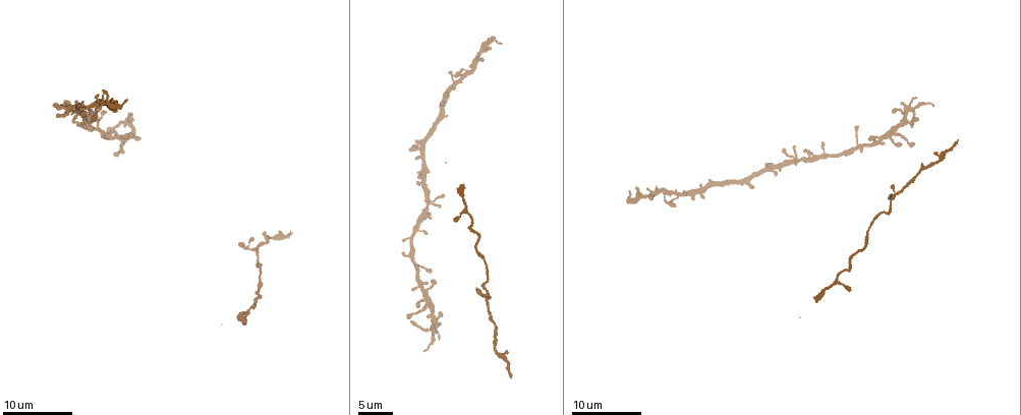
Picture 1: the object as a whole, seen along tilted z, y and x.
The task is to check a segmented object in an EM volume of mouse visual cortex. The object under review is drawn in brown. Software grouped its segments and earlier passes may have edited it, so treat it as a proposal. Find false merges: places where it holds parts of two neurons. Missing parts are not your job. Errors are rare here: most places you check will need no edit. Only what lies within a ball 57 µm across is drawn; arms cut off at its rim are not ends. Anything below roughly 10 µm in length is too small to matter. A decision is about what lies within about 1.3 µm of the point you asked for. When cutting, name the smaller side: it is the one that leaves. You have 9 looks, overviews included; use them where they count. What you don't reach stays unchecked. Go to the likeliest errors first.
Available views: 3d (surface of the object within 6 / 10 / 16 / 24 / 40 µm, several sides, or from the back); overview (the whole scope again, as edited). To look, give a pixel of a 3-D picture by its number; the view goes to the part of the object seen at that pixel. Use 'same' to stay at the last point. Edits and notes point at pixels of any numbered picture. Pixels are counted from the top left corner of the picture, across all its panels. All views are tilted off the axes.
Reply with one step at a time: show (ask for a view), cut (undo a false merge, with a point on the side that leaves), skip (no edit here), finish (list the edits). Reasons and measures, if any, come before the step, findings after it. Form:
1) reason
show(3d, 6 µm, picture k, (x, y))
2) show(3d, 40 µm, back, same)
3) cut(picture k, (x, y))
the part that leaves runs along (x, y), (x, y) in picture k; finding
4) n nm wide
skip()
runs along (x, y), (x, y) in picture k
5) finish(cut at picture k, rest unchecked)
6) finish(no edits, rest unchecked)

a fork
show(3d, 6 µm, picture 1, (897, 194))

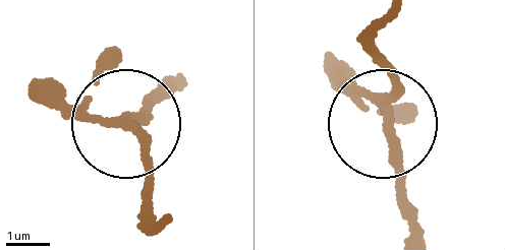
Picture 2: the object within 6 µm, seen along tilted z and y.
3 arms
skip()
one neuron here

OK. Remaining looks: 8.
calibre changes
show(3d, 10 µm, picture 1, (861, 247))

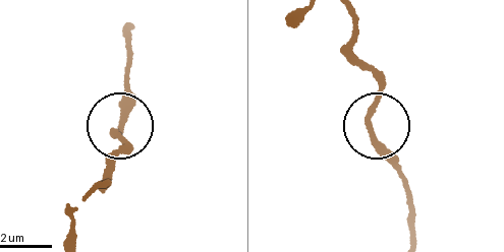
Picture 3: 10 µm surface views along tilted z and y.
show(3d, 10 µm, back, picture 3, (371, 129))

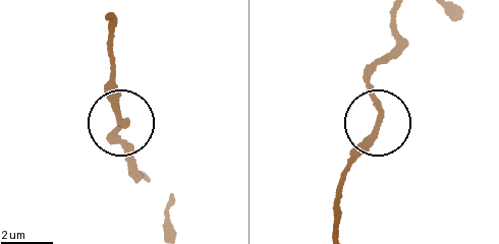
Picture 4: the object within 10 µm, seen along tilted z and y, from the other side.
skip()
all the same neuron

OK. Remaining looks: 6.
thick turns thin
show(3d, 6 µm, picture 1, (663, 190))

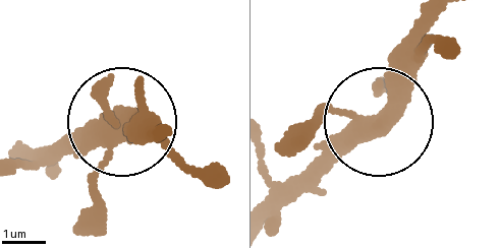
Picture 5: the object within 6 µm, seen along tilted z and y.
skip()
runs along (275, 213), (381, 127), (423, 27) in picture 5; all the same neuron

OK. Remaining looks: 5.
three-way junction
show(3d, 10 µm, picture 1, (838, 154))

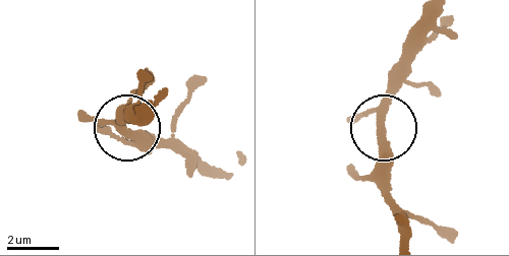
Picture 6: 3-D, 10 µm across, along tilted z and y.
270 nm wide
skip()
runs along (214, 166), (144, 129), (122, 129), (117, 109) in picture 6; all the same neuron

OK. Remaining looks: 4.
finish(no edits, rest unchecked)

